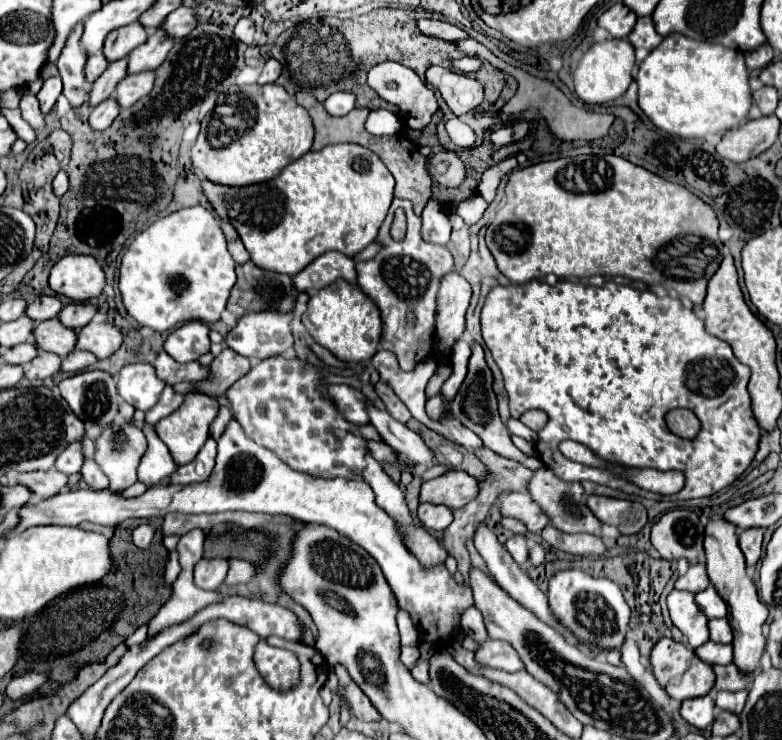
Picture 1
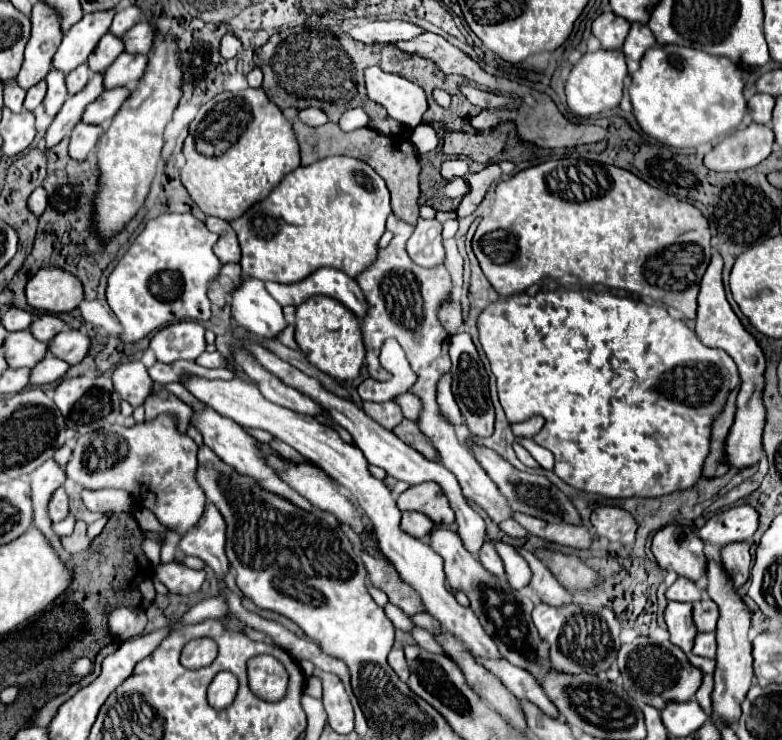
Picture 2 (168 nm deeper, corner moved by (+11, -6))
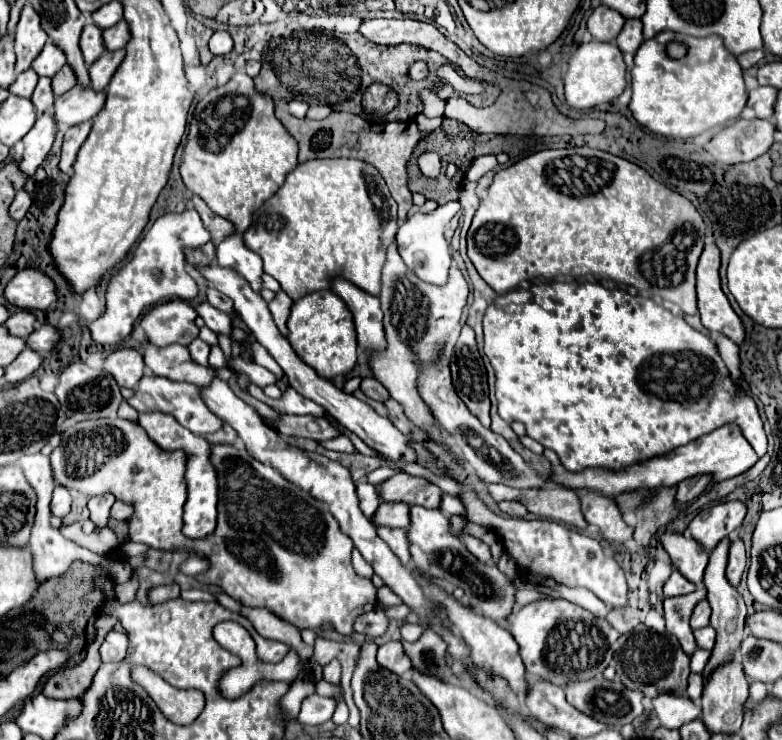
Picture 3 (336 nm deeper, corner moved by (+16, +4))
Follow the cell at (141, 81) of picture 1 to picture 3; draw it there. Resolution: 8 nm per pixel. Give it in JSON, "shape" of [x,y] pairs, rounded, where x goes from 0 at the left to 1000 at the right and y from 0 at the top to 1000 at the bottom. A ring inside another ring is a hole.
{"shape":[[[97,115],[87,126],[69,136],[69,164],[87,172],[115,164],[133,145],[133,126],[123,126],[115,118],[102,120]]]}

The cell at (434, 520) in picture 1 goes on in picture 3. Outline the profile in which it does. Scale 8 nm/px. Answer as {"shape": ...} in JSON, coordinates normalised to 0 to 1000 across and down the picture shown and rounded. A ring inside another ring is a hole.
{"shape":[[[486,680],[476,707],[481,712],[522,712],[522,682],[517,680]]]}

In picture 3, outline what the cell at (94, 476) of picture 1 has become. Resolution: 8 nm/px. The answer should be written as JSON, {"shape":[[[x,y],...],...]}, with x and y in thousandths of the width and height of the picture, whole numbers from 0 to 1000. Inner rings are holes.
{"shape":[[[133,669],[133,672],[118,672],[113,677],[113,688],[115,688],[115,701],[120,704],[123,709],[123,718],[133,715],[138,709],[138,693],[141,693],[141,685],[148,674],[143,669]]]}

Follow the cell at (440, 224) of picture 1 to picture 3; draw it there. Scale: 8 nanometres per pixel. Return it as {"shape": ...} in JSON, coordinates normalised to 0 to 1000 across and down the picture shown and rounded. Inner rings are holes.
{"shape":[[[575,272],[575,274],[560,280],[558,285],[552,285],[547,291],[542,291],[542,288],[524,291],[509,309],[506,326],[509,326],[512,347],[517,350],[519,361],[524,366],[529,366],[545,382],[568,385],[573,380],[573,366],[575,366],[575,358],[578,358],[578,347],[575,347],[575,334],[568,323],[568,309],[586,285],[588,285],[587,272]]]}

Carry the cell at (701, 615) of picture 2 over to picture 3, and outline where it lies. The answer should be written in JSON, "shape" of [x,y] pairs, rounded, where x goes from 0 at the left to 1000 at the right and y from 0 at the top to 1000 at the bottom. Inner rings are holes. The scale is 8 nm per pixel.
{"shape":[[[895,812],[895,815],[887,820],[882,845],[885,845],[885,850],[898,850],[898,847],[905,847],[905,845],[908,845],[908,823],[905,823],[905,812]]]}

